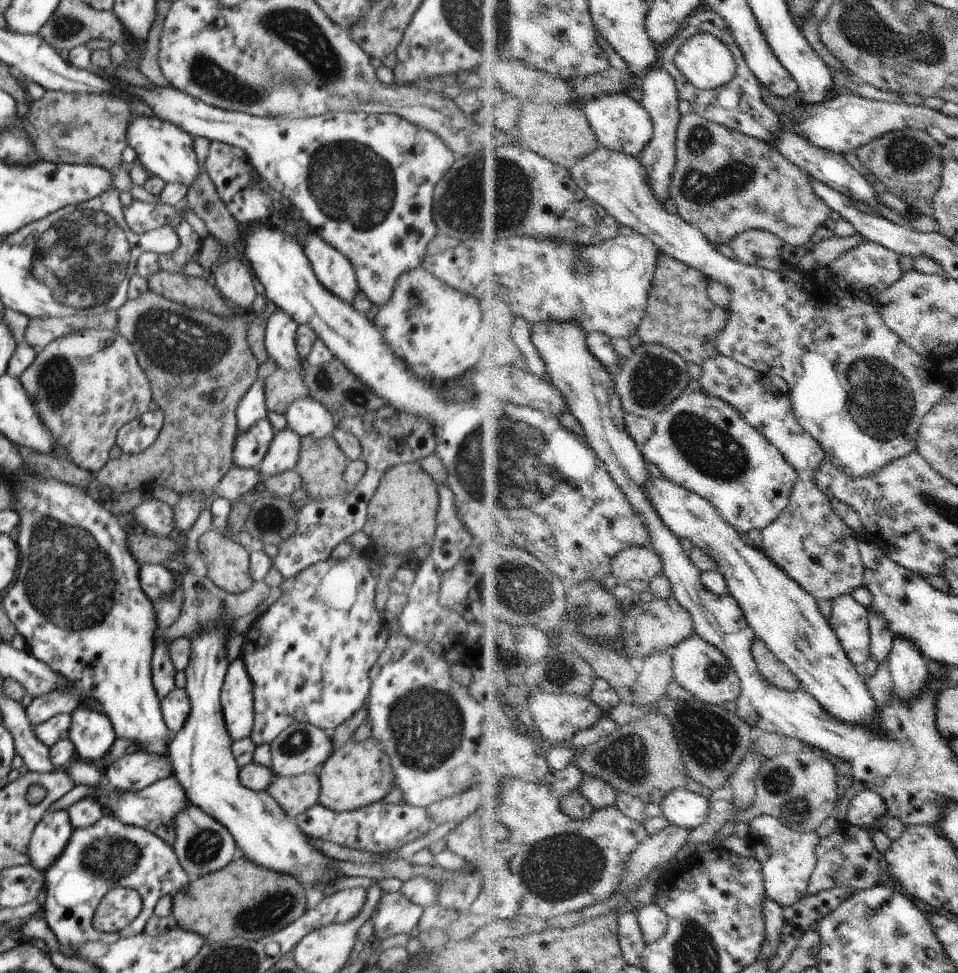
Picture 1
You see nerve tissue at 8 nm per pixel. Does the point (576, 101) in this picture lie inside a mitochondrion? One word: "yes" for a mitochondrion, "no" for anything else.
no

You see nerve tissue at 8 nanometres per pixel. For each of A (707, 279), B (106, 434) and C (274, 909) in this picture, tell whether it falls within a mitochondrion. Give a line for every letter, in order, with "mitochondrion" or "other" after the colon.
A: other
B: other
C: mitochondrion

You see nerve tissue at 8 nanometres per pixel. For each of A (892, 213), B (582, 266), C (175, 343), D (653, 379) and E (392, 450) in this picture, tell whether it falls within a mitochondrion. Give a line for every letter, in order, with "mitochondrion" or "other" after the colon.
A: other
B: mitochondrion
C: mitochondrion
D: mitochondrion
E: other

